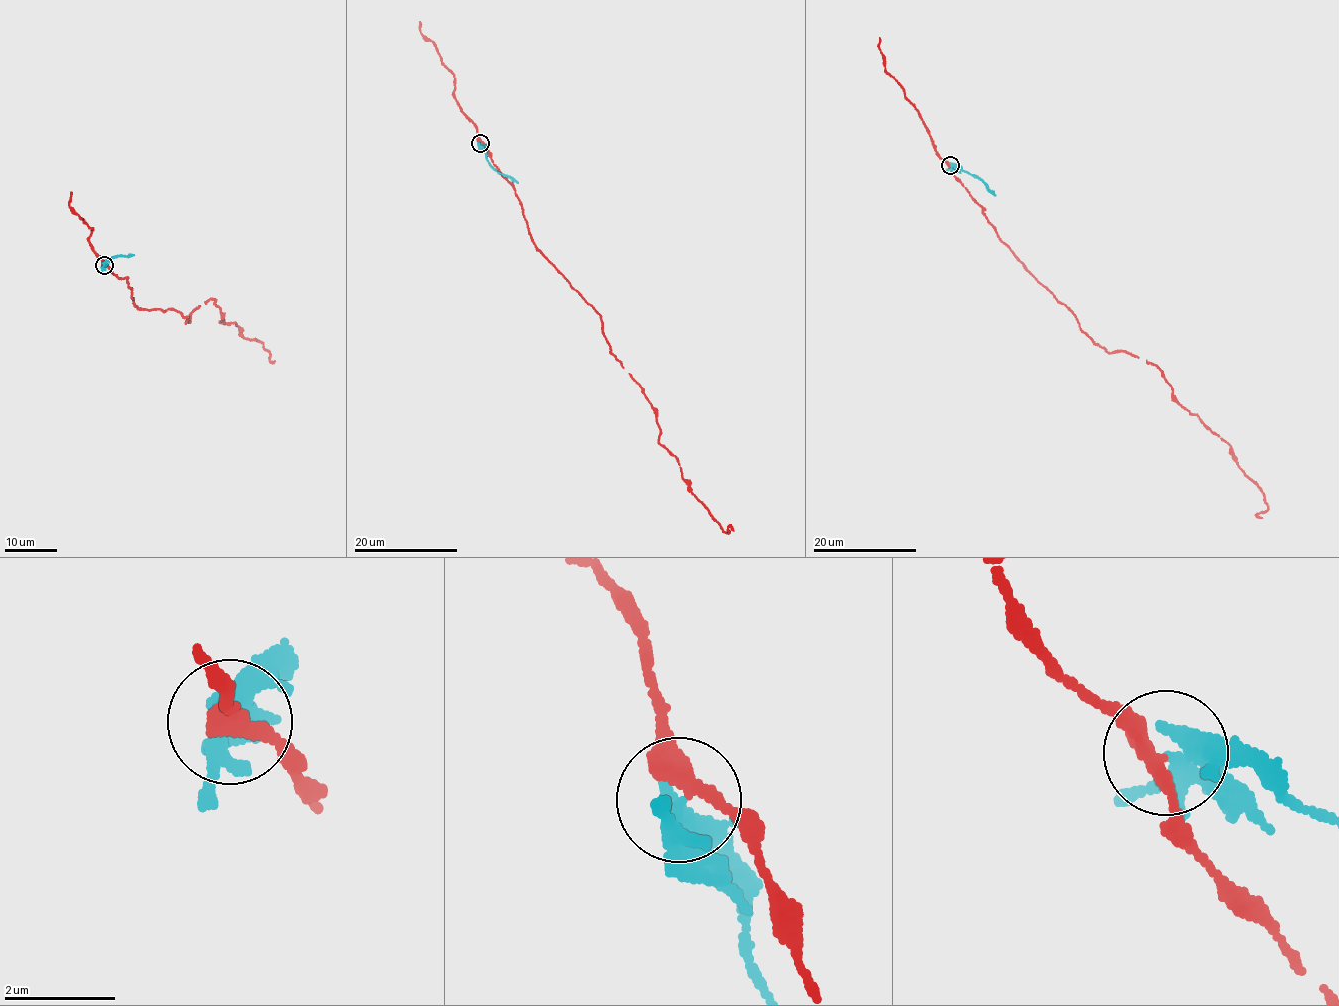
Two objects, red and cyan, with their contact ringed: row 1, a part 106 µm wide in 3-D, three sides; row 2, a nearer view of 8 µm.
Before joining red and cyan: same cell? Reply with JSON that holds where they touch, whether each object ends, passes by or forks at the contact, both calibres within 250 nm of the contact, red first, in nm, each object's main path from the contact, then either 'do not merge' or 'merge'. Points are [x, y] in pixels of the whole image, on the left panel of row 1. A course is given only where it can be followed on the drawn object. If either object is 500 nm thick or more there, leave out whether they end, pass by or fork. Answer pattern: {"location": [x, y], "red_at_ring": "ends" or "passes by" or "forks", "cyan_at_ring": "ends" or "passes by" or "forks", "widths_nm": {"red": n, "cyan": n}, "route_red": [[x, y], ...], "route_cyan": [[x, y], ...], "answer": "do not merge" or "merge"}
{"location": [104, 265], "red_at_ring": "passes by", "cyan_at_ring": "forks", "widths_nm": {"red": 280, "cyan": 280}, "route_red": [[104, 265], [127, 278], [134, 306], [176, 311], [185, 323], [214, 300], [220, 322], [274, 360]], "route_cyan": [[104, 265], [107, 259], [134, 254]], "answer": "do not merge"}

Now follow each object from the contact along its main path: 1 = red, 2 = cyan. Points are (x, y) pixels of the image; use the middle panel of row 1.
1: (480, 143), (512, 185), (531, 241), (600, 316), (688, 488), (733, 531)
2: (480, 143), (489, 164), (518, 183)

